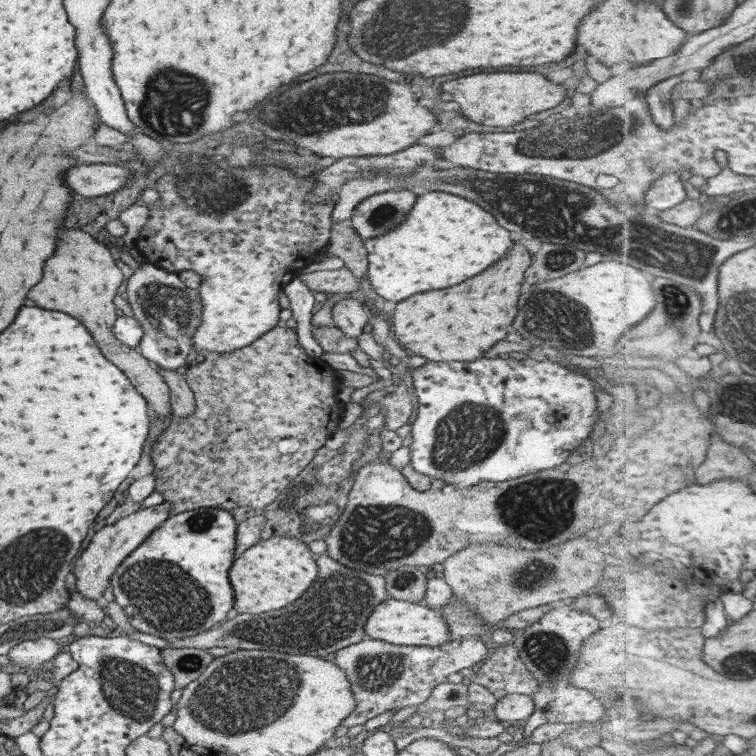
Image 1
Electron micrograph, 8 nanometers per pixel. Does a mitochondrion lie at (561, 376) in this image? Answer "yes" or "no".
no

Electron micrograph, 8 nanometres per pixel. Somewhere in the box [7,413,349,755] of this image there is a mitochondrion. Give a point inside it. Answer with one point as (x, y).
(249, 695)

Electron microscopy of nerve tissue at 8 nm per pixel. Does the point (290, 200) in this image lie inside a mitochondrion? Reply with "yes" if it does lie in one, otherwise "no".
no

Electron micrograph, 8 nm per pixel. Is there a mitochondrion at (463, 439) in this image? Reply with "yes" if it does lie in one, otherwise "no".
yes

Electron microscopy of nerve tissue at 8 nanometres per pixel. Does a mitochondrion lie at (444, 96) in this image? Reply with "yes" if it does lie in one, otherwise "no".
no

